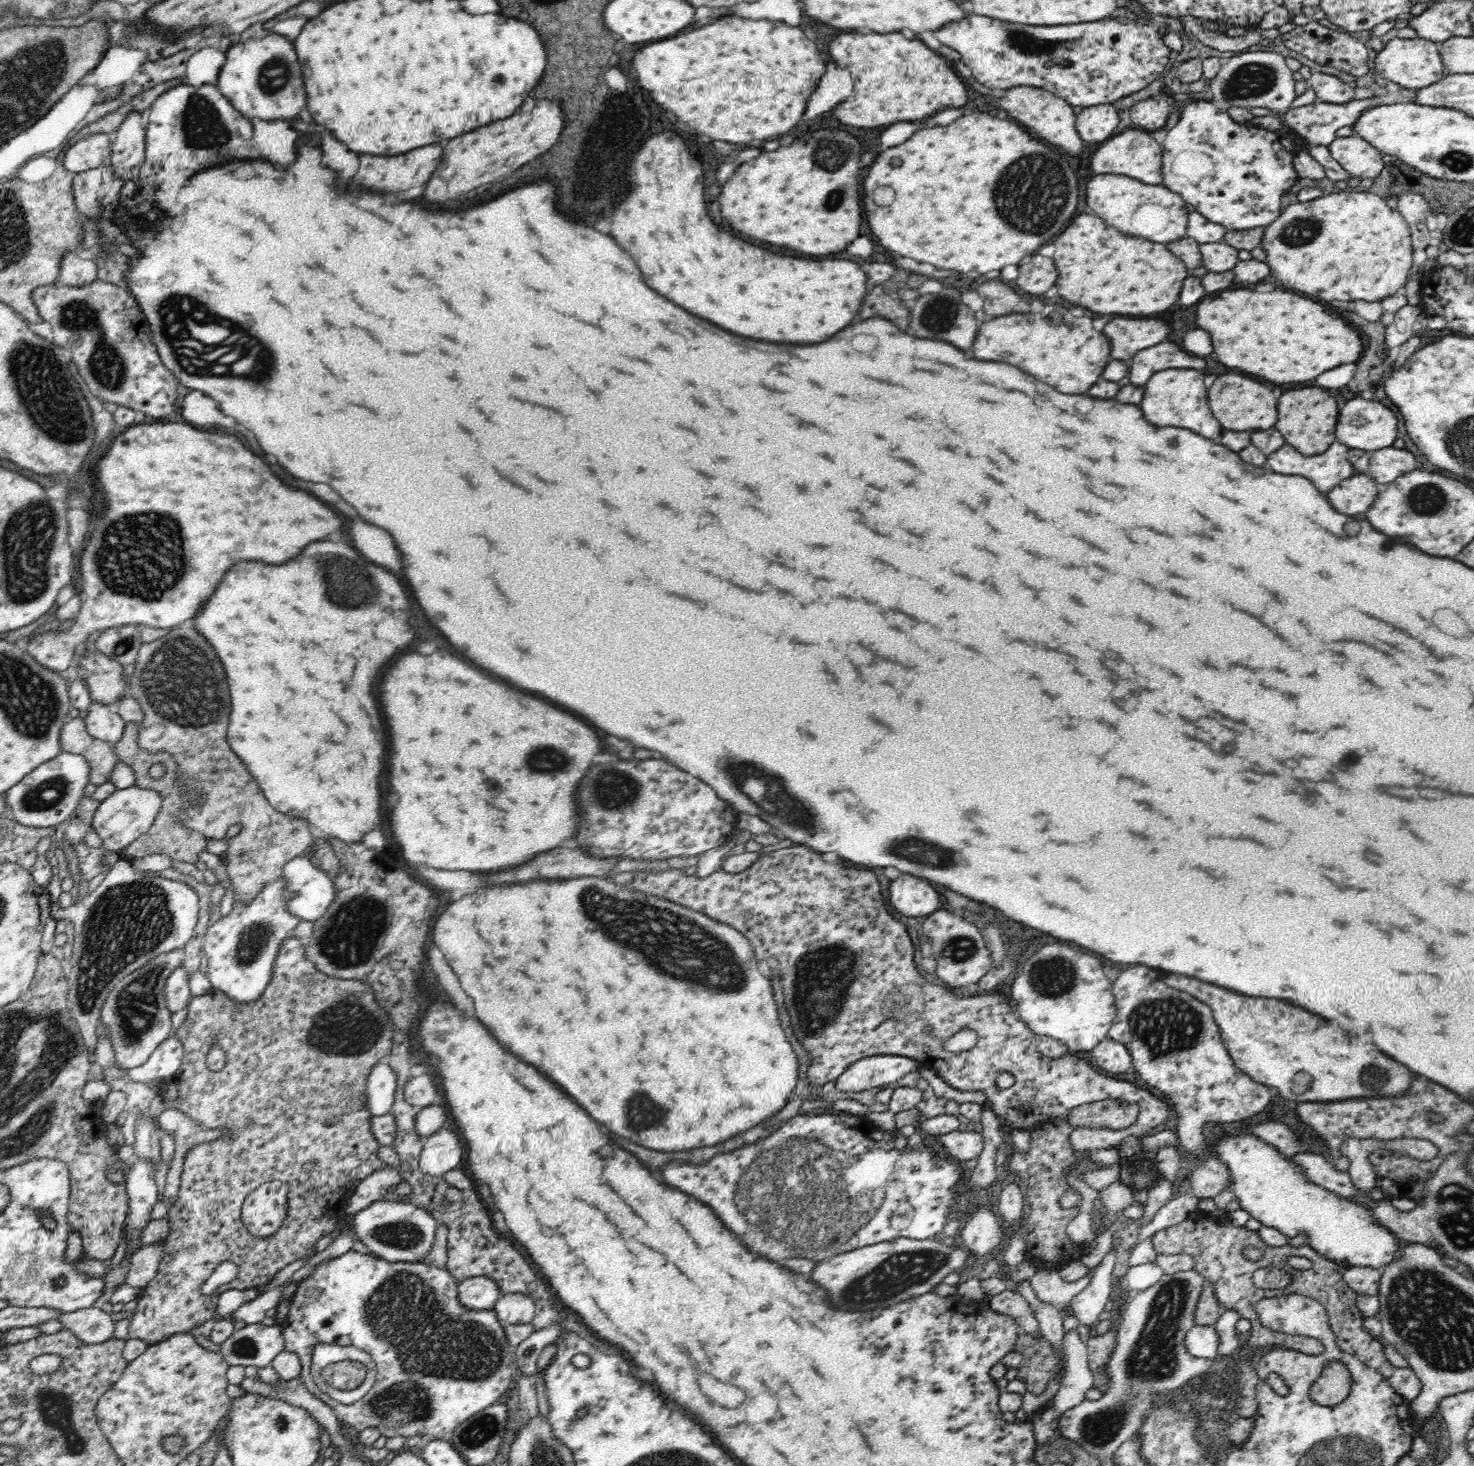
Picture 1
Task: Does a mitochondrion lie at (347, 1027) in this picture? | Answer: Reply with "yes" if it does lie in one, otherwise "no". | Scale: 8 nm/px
yes

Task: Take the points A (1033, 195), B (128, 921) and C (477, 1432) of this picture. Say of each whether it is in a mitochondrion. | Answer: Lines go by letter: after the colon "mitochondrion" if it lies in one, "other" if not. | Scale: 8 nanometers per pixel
A: mitochondrion
B: mitochondrion
C: mitochondrion

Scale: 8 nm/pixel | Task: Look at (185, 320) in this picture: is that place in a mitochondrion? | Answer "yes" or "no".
yes

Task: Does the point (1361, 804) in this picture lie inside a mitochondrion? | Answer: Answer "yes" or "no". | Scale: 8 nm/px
no

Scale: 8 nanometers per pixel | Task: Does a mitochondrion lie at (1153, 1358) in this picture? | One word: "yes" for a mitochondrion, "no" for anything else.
yes

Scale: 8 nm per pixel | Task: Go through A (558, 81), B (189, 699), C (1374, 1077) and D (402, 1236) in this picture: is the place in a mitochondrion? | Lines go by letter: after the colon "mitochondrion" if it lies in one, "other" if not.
A: mitochondrion
B: mitochondrion
C: mitochondrion
D: mitochondrion

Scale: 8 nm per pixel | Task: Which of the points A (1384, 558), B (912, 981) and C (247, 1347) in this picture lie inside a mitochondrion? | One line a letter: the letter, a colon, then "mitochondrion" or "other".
A: other
B: other
C: mitochondrion

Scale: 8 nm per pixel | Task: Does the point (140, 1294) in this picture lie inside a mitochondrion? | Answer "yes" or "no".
no

